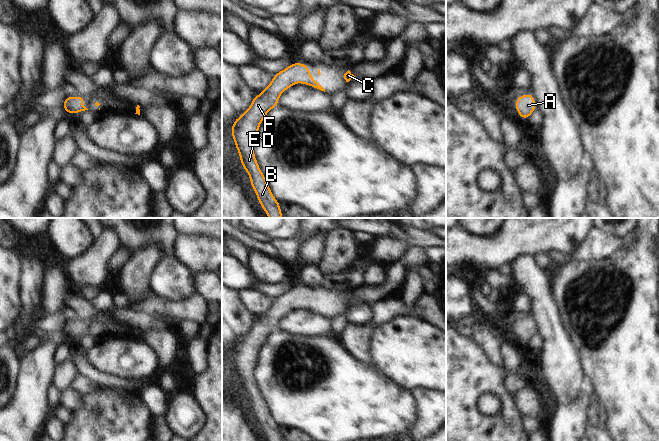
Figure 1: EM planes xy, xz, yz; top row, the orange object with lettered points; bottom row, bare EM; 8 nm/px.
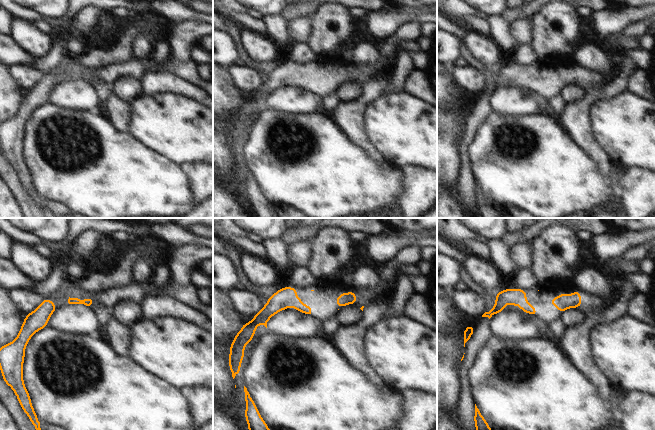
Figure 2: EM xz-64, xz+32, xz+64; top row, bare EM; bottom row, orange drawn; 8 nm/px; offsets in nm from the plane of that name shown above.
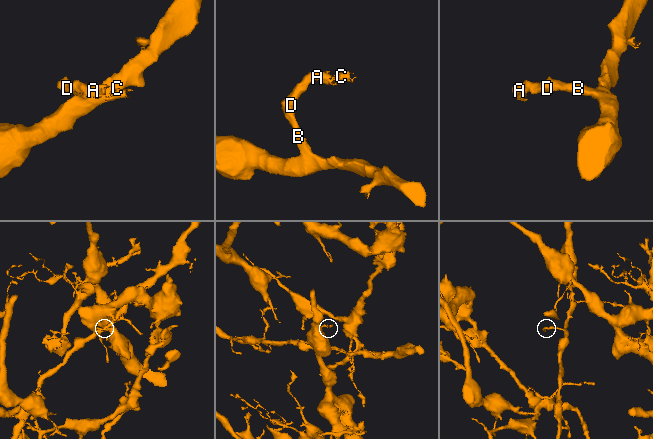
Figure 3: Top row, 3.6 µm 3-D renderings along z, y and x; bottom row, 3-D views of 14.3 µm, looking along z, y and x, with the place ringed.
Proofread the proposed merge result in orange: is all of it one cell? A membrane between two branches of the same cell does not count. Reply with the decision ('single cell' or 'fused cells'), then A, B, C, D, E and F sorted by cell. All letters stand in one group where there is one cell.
single cell; groups A B C D E F

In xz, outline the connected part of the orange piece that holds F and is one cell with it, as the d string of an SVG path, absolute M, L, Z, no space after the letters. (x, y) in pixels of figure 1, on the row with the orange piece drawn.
M292 63L281 72L276 73L269 86L253 98L251 106L233 122L231 130L241 164L249 174L251 185L261 207L269 218L281 218L283 213L258 166L253 148L262 120L270 109L278 106L279 96L296 82L325 92L325 89L310 76L306 63Z

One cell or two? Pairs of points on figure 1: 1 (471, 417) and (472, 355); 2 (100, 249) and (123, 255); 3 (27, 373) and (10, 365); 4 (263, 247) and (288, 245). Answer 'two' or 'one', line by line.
1: one
2: two
3: two
4: two

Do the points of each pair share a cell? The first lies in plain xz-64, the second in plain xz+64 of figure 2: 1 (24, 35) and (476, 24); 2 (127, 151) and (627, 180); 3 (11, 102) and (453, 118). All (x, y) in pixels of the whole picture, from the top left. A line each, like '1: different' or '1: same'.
1: different
2: different
3: different

